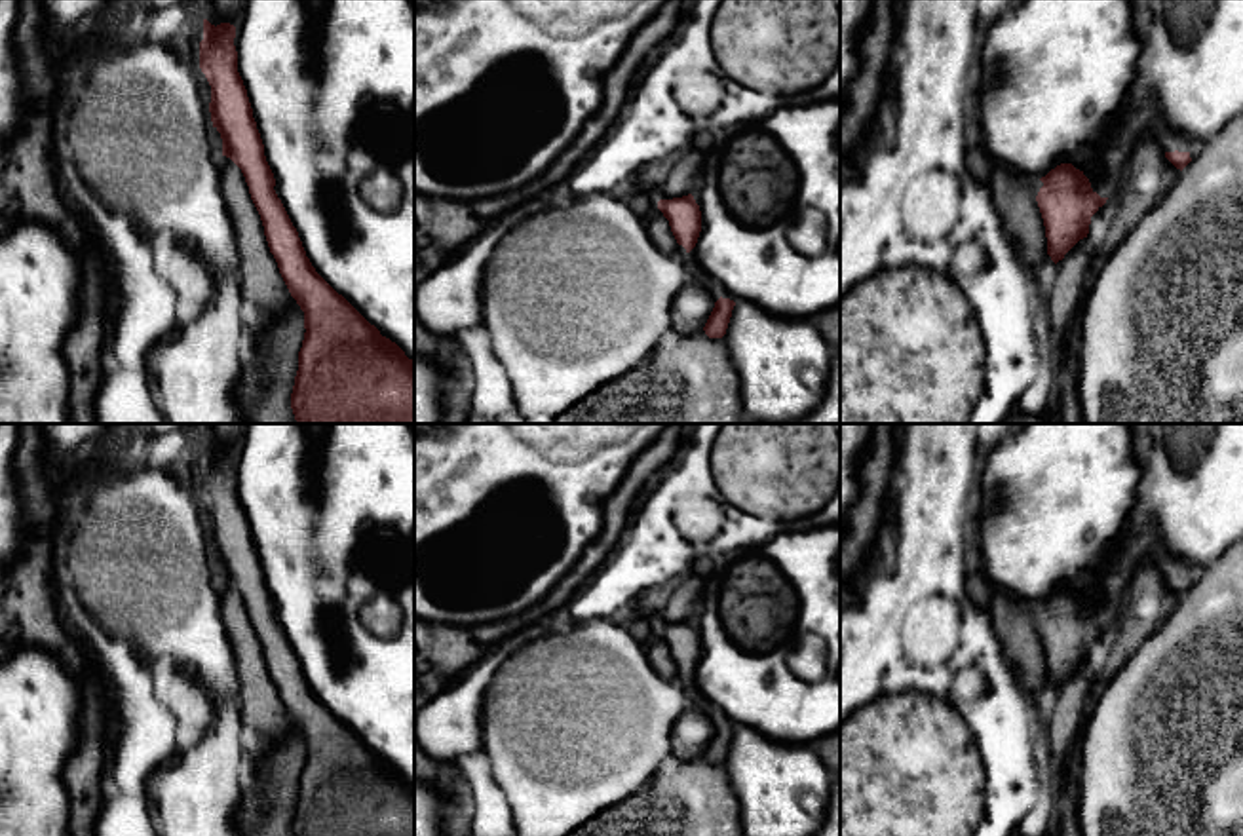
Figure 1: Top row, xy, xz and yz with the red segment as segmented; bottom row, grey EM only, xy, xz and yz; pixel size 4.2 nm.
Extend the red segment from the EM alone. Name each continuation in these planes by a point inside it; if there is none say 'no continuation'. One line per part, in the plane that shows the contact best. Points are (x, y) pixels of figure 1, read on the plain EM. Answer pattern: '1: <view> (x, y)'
1: yz (1141, 548)

